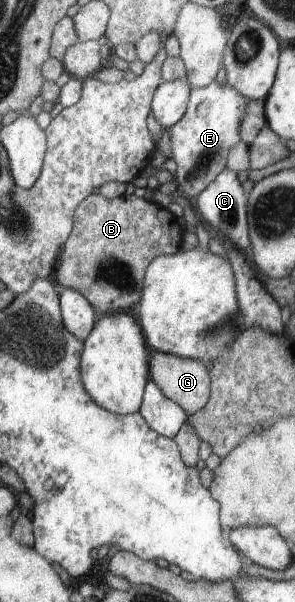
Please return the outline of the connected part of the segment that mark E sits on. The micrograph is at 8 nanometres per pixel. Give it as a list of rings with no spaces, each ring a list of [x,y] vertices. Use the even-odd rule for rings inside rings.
[[[212,82],[204,88],[192,88],[186,114],[180,122],[167,129],[172,147],[171,158],[177,164],[174,178],[181,196],[194,201],[218,174],[226,170],[230,150],[241,141],[240,124],[248,104],[250,100],[228,83]]]

